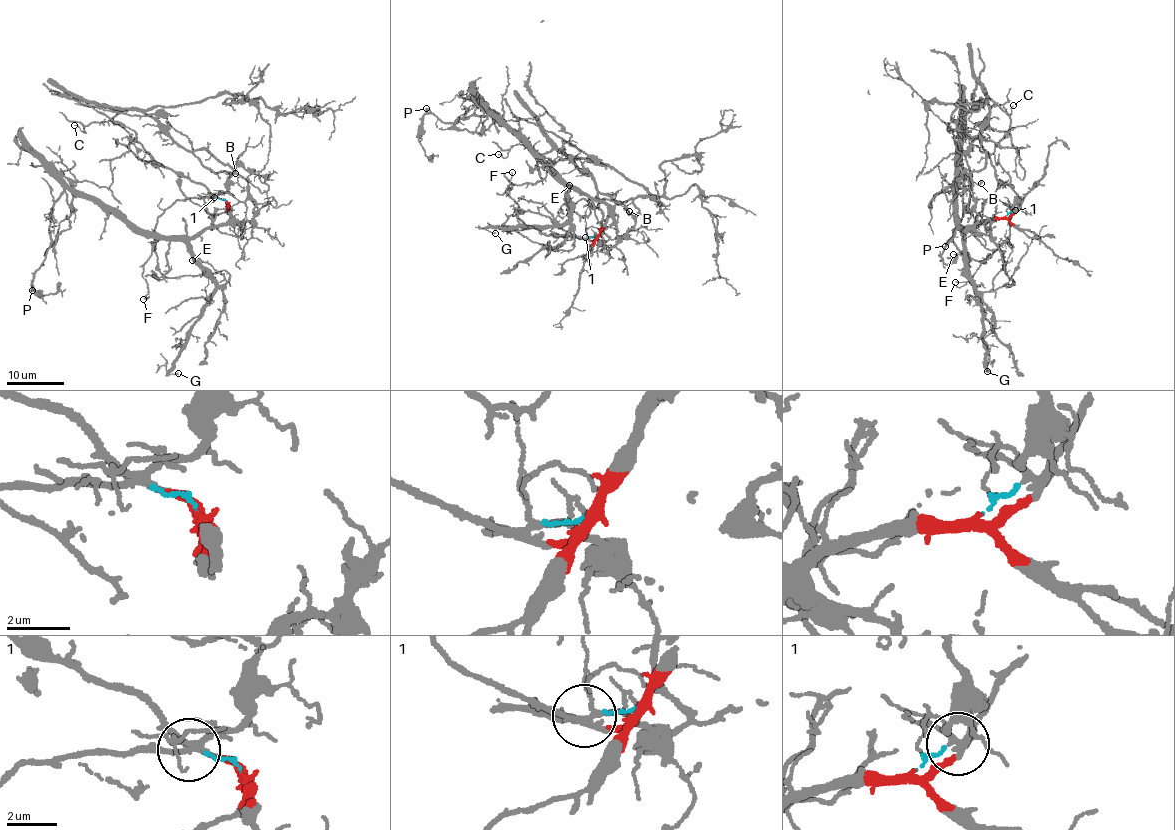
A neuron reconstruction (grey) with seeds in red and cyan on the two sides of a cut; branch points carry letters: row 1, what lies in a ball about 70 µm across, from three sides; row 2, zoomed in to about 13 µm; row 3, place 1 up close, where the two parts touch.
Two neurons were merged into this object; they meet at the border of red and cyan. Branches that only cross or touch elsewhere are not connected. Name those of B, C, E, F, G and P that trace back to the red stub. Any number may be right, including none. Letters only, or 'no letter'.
E, G, P

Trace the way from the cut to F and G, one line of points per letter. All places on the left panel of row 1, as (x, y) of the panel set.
F: (226, 202), (204, 196), (176, 200), (157, 219), (151, 254), (142, 267), (147, 287), (144, 298)
G: (226, 202), (231, 219), (210, 226), (191, 240), (191, 259), (208, 272), (214, 291), (168, 373), (178, 373)

